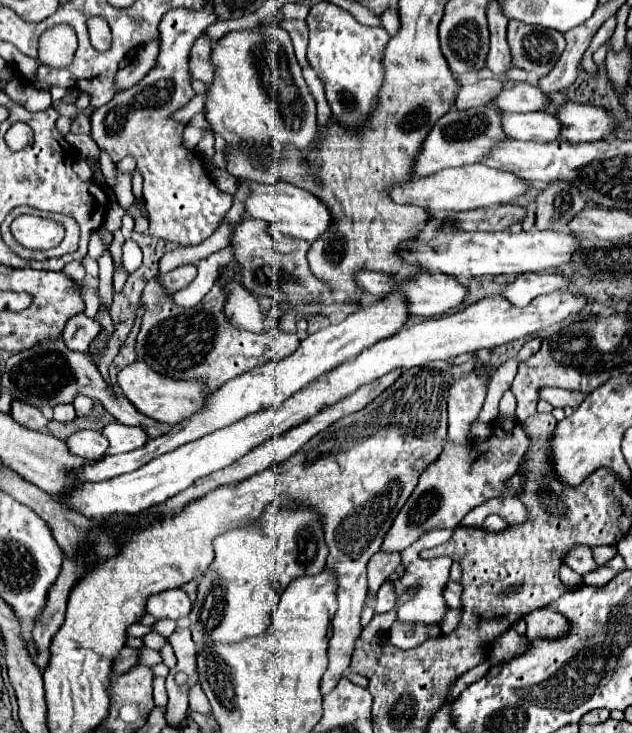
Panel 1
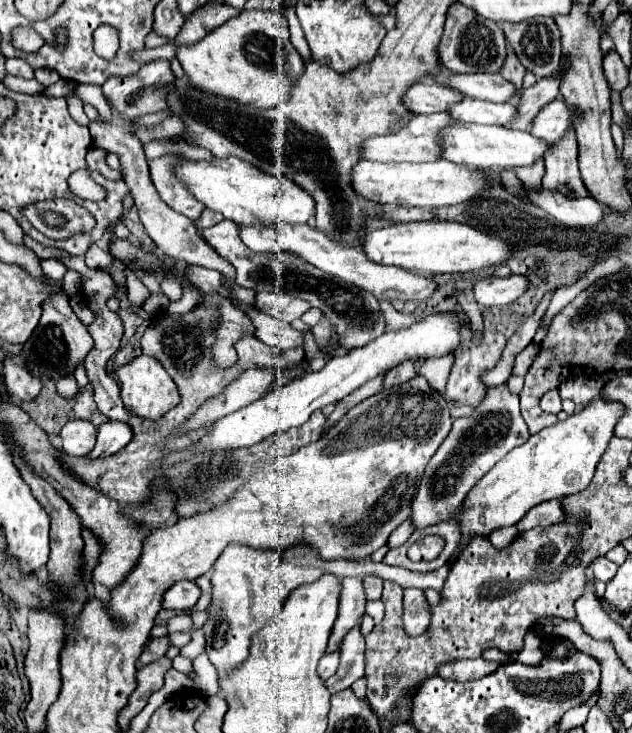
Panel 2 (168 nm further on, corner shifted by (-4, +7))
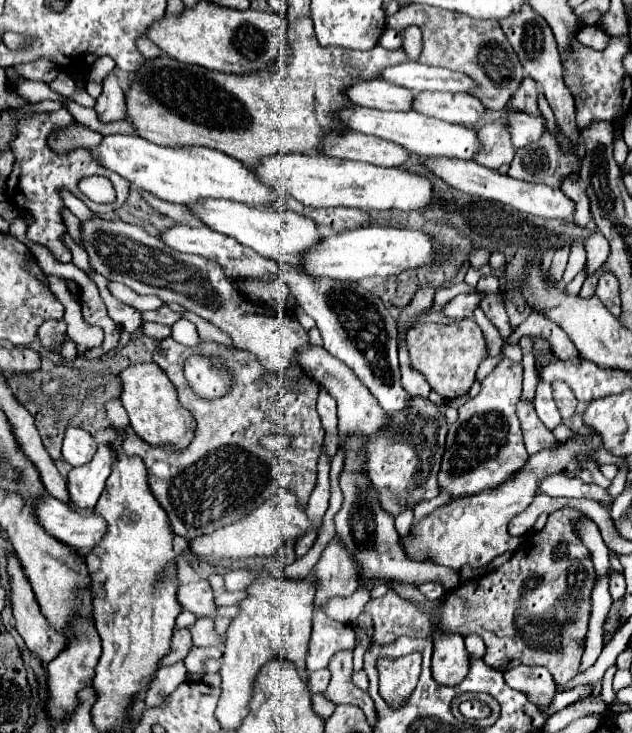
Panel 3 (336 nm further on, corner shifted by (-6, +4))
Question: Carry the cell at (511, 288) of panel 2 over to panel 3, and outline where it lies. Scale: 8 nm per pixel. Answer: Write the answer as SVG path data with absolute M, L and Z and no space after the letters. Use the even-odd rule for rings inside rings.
M474 291L474 293L468 293L468 295L458 295L444 307L444 315L450 317L450 319L456 319L456 321L466 319L474 313L474 309L480 307L484 295L486 293L482 293L482 291Z

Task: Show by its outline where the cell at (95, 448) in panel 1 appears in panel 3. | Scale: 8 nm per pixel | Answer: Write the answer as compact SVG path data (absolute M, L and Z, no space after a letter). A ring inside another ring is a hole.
M80 427L66 429L64 443L62 443L62 455L72 467L88 463L92 459L94 451L96 451L96 441L88 431L84 431Z

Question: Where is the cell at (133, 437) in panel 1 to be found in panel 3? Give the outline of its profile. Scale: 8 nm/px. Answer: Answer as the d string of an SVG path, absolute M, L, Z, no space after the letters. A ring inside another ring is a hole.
M100 443L94 459L82 467L74 467L68 473L68 491L72 499L72 507L80 511L92 511L94 503L98 501L104 481L110 475L110 469L116 461L116 451L110 443Z

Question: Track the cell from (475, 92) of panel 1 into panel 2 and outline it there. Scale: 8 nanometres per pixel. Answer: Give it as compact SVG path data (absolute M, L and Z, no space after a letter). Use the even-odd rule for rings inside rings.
M432 80L428 82L416 82L412 84L404 96L402 104L412 114L432 114L432 112L444 112L454 102L462 100L464 96L452 88L444 88L442 84L436 84Z

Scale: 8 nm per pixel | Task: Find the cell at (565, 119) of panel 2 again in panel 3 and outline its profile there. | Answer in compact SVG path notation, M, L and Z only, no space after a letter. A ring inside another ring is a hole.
M518 113L514 115L514 123L510 123L514 147L526 147L530 143L536 143L546 131L548 131L548 123L544 115Z

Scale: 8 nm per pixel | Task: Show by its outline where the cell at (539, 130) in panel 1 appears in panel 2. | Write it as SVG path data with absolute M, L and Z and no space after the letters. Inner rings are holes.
M464 98L448 108L448 114L460 122L474 122L474 124L508 124L512 122L518 112L512 104L492 104L484 100Z

